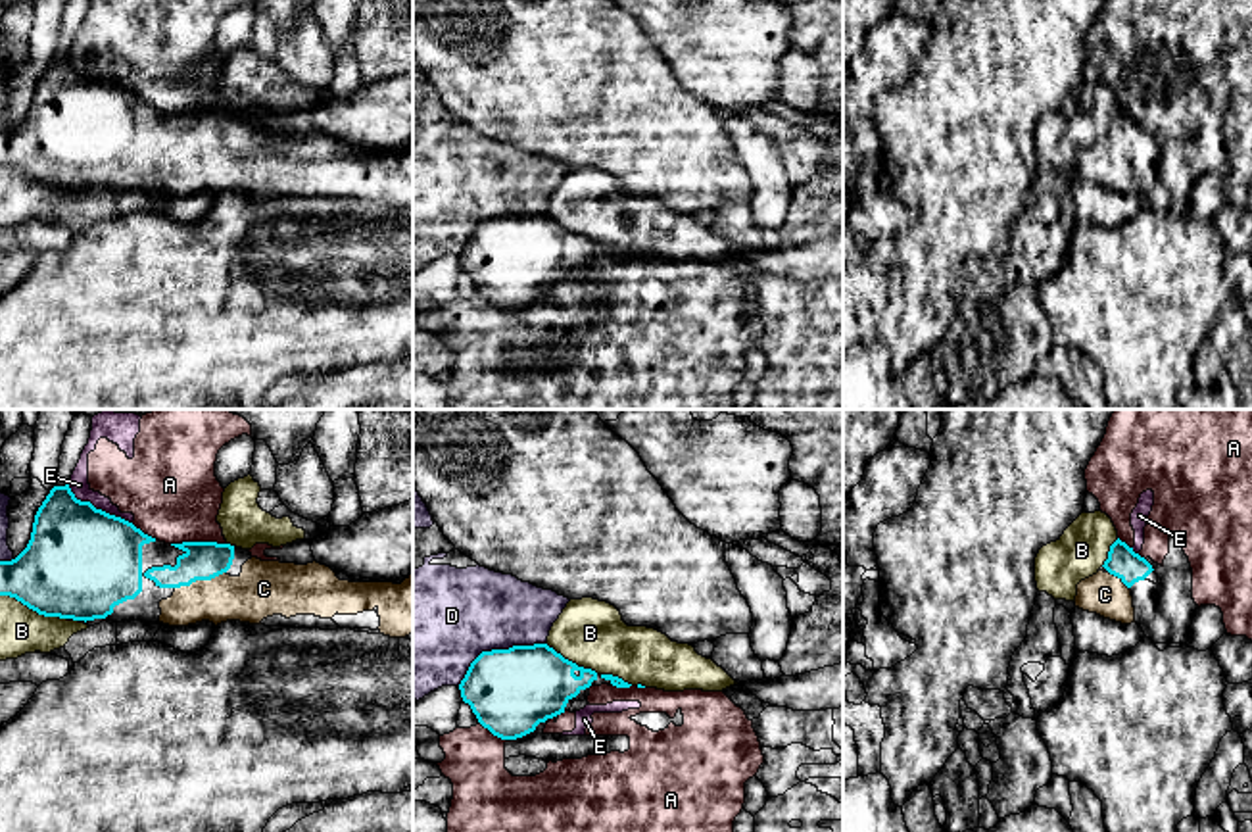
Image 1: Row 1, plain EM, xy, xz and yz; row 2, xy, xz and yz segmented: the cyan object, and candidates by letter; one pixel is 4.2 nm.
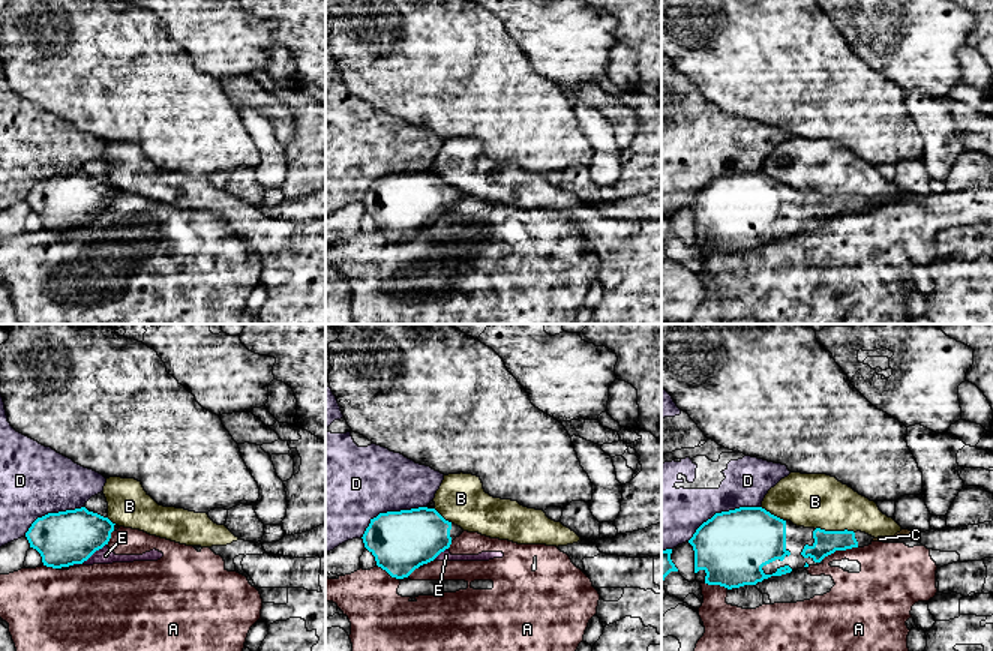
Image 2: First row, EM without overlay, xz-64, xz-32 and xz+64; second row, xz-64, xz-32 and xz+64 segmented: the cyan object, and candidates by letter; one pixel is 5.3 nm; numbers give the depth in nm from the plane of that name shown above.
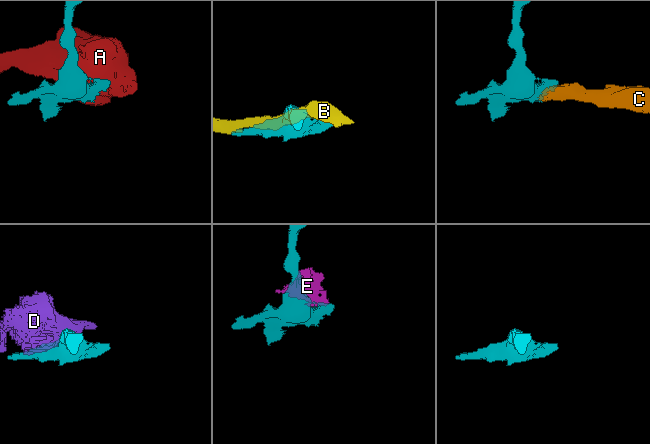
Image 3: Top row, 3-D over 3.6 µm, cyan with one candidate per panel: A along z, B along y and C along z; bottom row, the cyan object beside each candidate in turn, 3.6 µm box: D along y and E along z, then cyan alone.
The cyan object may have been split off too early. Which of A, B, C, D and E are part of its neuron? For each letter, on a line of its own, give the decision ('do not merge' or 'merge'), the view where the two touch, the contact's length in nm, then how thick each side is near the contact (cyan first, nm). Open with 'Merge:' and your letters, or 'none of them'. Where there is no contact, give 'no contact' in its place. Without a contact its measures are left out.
Merge: C
A: do not merge | xy | 240 nm | 160/380 nm
B: do not merge | xy | 300 nm | 440/190 nm
C: merge | xy | 220 nm | 160/220 nm
D: do not merge | xz | 420 nm | 360/400 nm
E: do not merge | xy | 320 nm | 460/80 nm

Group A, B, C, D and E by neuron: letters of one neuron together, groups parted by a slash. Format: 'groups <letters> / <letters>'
groups A E / B / C / D

